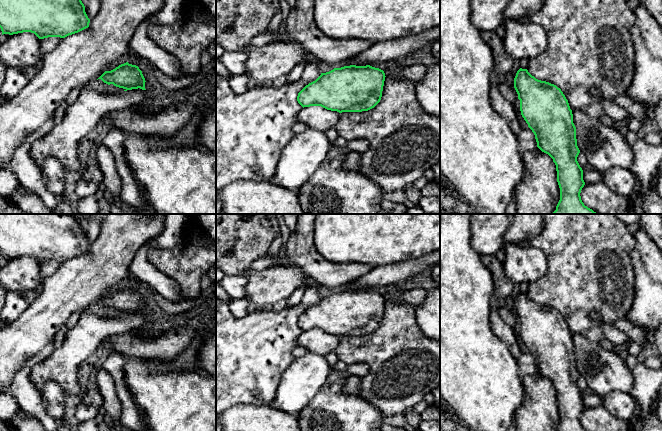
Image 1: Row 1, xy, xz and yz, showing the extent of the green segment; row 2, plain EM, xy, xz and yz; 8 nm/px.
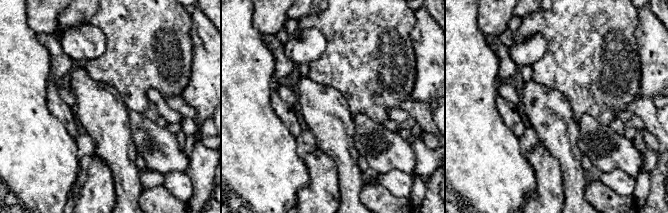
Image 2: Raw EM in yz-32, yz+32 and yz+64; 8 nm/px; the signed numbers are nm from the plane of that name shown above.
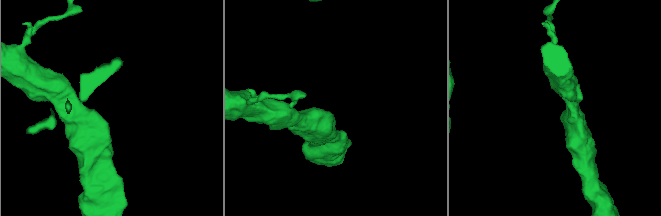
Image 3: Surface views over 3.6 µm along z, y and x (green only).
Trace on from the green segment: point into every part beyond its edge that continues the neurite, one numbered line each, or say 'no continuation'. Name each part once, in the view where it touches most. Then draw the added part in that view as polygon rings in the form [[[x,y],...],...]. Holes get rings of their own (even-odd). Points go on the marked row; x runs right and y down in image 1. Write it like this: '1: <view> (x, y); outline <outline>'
no continuation

